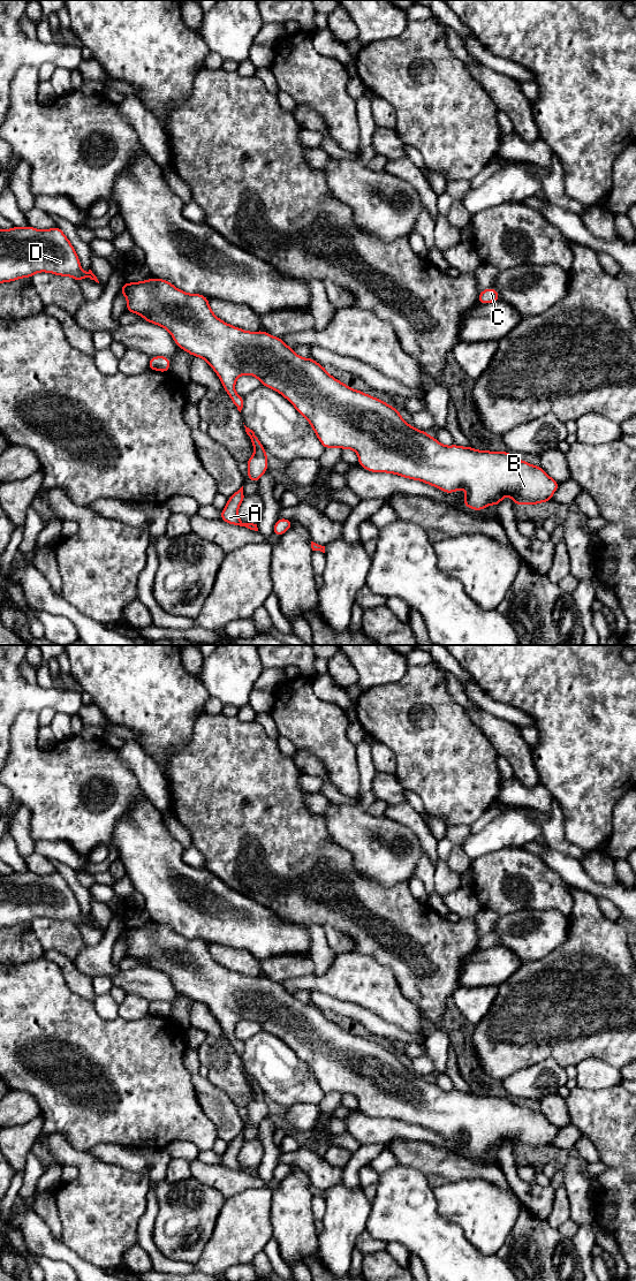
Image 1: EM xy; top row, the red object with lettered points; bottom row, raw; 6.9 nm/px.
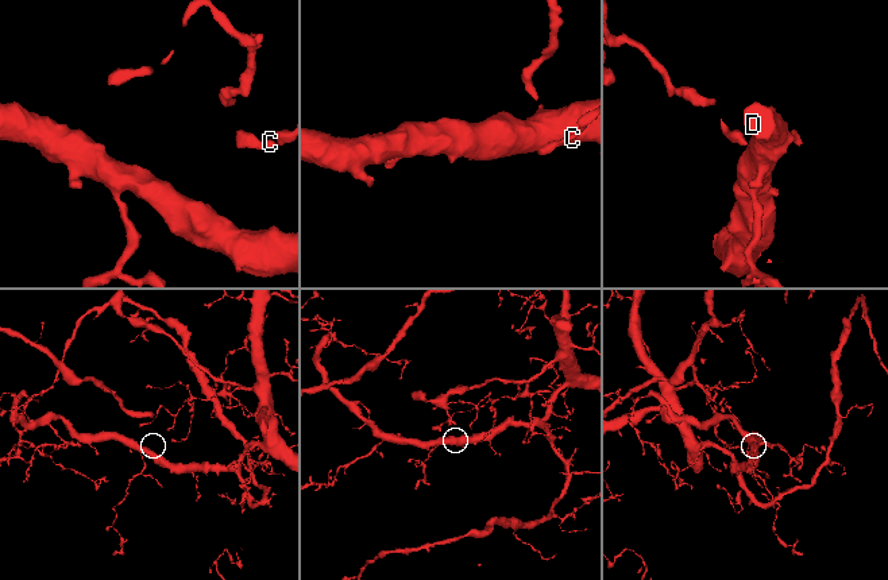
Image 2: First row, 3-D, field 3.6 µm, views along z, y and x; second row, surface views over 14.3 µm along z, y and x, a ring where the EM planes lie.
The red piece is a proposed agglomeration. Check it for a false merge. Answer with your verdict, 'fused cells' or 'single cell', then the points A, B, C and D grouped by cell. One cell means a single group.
single cell | A B C D

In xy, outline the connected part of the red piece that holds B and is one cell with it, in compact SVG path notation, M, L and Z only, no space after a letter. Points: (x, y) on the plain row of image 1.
M153 922L147 926L126 927L119 937L127 942L127 956L165 972L182 995L205 1005L240 1058L243 1041L235 1038L235 1026L242 1020L250 1020L263 1031L285 1041L309 1066L325 1094L354 1094L358 1109L368 1116L421 1125L445 1138L464 1134L463 1149L474 1155L482 1155L489 1150L498 1151L506 1140L513 1144L514 1150L552 1146L560 1130L542 1112L516 1105L508 1097L441 1090L427 1077L409 1070L400 1061L399 1054L336 1025L311 1002L300 1002L280 983L264 976L247 977L220 965L210 954L209 943L200 939L187 939L169 926Z

